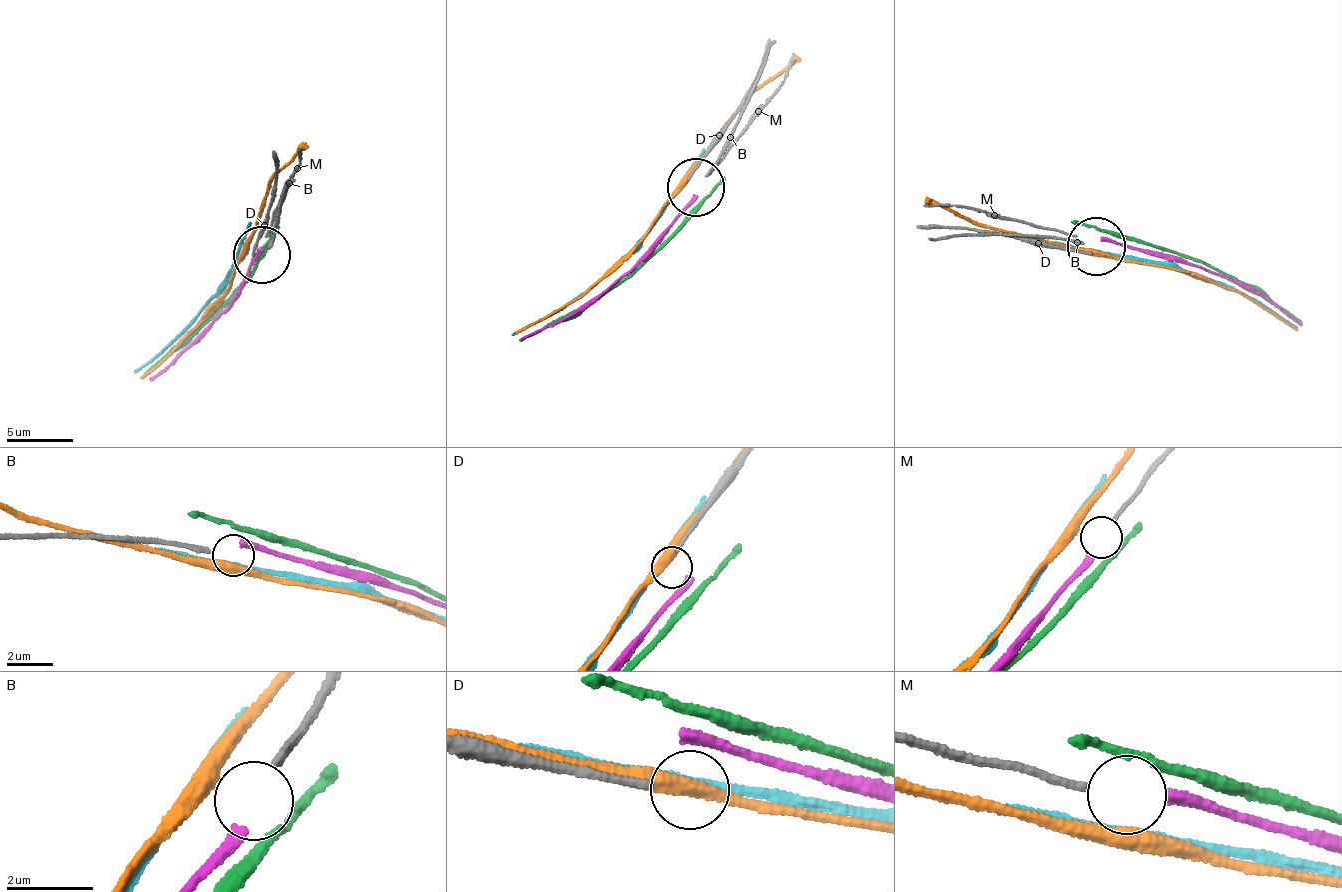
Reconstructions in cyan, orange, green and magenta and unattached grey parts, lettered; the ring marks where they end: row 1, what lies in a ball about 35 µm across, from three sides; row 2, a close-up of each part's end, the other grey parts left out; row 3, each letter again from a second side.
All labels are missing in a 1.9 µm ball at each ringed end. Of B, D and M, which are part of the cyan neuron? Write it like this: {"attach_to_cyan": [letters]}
{"attach_to_cyan": []}

